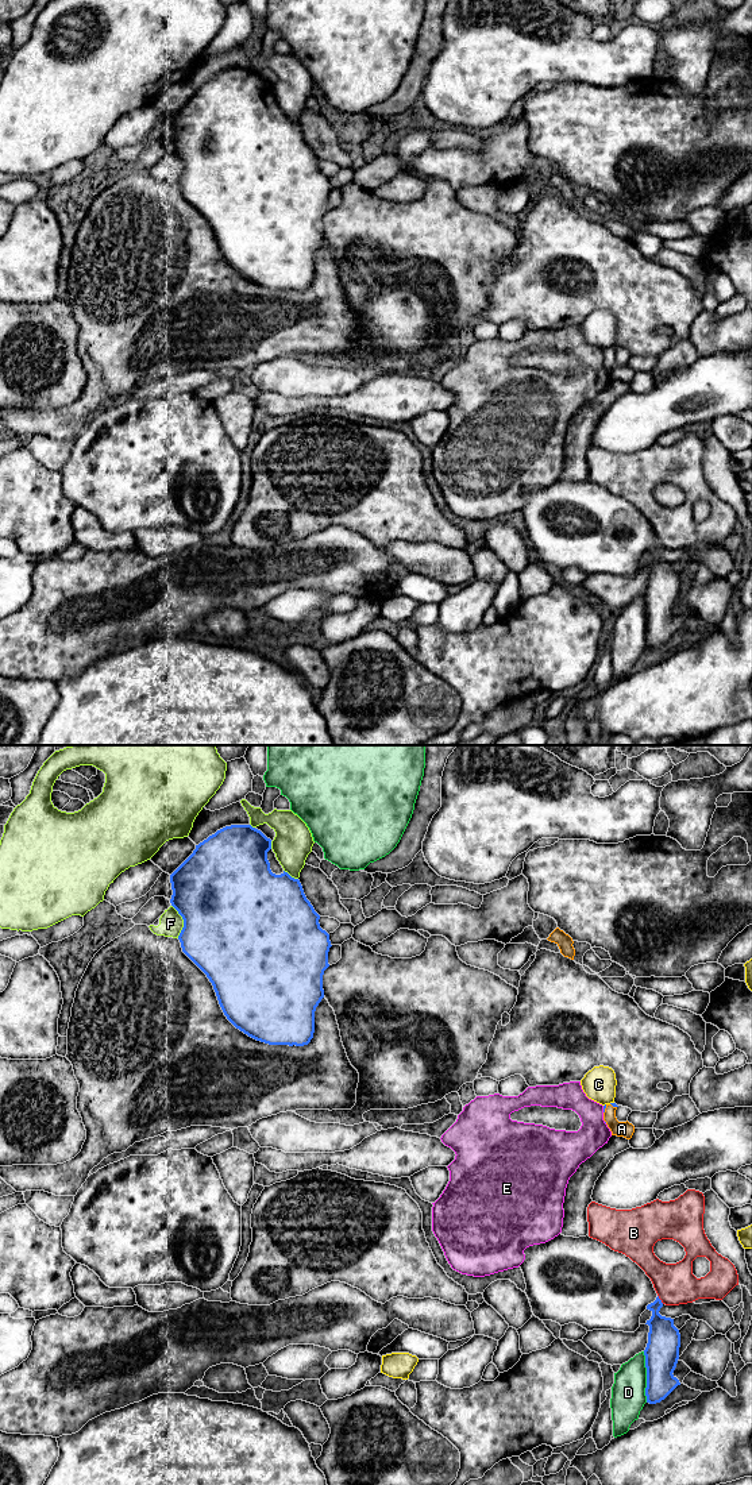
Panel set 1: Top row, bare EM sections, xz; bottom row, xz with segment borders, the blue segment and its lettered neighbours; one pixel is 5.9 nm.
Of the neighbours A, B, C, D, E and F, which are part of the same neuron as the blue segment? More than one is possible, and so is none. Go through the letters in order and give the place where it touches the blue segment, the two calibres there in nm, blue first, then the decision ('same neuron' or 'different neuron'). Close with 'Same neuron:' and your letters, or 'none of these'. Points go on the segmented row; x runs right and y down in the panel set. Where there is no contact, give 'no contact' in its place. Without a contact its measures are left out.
A: contact xz (605, 1107); calibres 20 and 100 nm; same neuron
B: contact xz (659, 1299); calibres 190 and 240 nm; different neuron
C: contact xz (610, 1103); calibres 20 and 200 nm; different neuron
D: contact xz (647, 1377); calibres 200 and 200 nm; different neuron
E: contact xz (604, 1109); calibres 20 and 180 nm; different neuron
F: contact xz (184, 921); calibres 500 and 140 nm; different neuron
Same neuron: A

